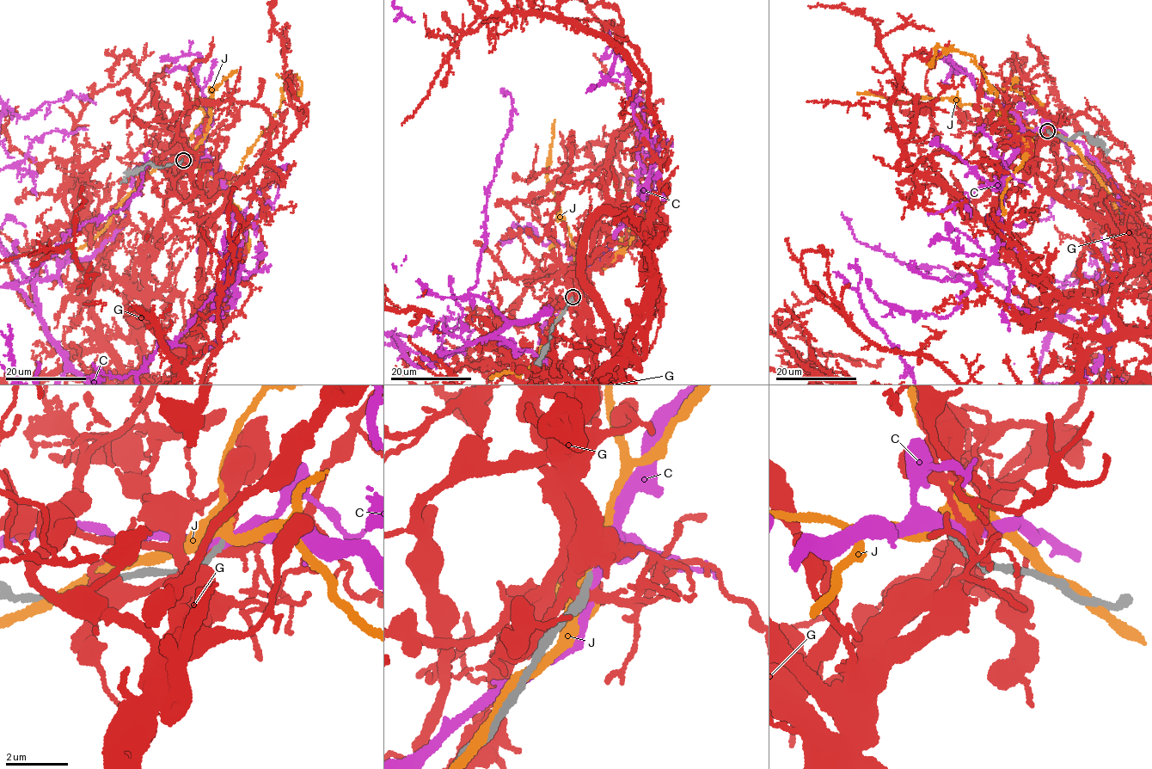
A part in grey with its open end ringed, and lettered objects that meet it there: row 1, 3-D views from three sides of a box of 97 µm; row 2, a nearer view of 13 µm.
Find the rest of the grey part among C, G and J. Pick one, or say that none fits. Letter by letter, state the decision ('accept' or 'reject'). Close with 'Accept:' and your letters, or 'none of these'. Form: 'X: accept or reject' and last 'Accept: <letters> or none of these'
C: reject
G: reject
J: reject
Accept: none of these

